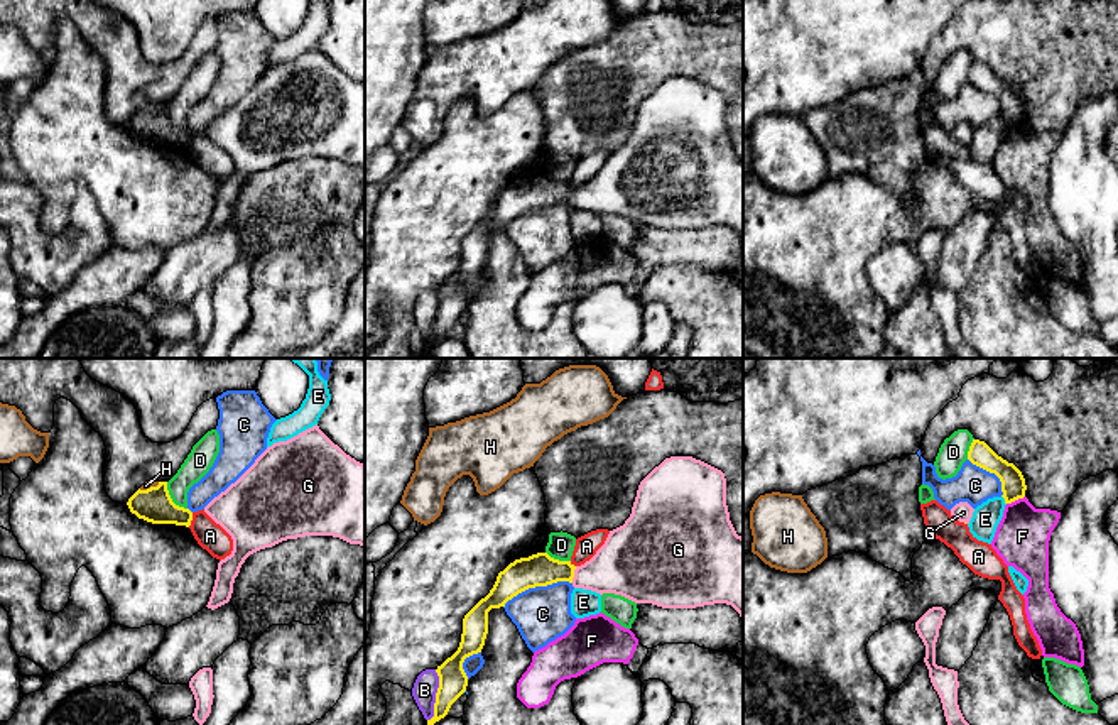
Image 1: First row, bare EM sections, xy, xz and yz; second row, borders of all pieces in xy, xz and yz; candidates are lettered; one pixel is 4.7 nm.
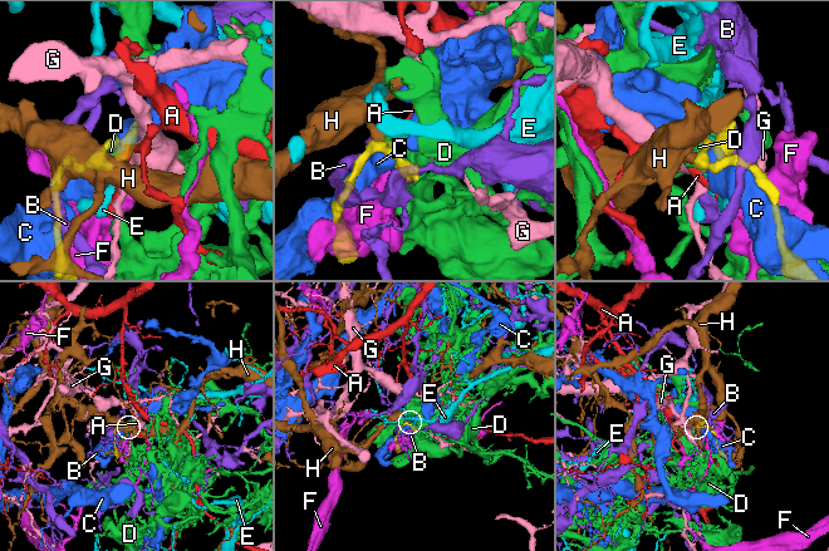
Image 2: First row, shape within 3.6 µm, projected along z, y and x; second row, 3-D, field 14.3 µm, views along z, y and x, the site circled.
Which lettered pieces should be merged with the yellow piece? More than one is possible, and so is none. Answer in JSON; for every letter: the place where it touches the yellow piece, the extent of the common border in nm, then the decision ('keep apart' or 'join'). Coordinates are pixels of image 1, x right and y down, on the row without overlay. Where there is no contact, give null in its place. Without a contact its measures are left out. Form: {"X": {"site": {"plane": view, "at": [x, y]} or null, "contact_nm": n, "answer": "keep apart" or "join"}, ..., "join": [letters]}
{"A": {"site": {"plane": "xy", "at": [191, 141]}, "contact_nm": 80, "answer": "keep apart"}, "B": {"site": {"plane": "xz", "at": [436, 316]}, "contact_nm": 260, "answer": "keep apart"}, "C": {"site": {"plane": "xz", "at": [536, 207]}, "contact_nm": 340, "answer": "keep apart"}, "D": {"site": {"plane": "xy", "at": [171, 120]}, "contact_nm": 170, "answer": "keep apart"}, "E": {"site": {"plane": "yz", "at": [1005, 122]}, "contact_nm": 50, "answer": "keep apart"}, "F": {"site": {"plane": "yz", "at": [1015, 120]}, "contact_nm": 100, "answer": "keep apart"}, "G": {"site": {"plane": "xz", "at": [573, 196]}, "contact_nm": 80, "answer": "join"}, "H": {"site": {"plane": "xy", "at": [151, 109]}, "contact_nm": 110, "answer": "keep apart"}, "join": ["G"]}

